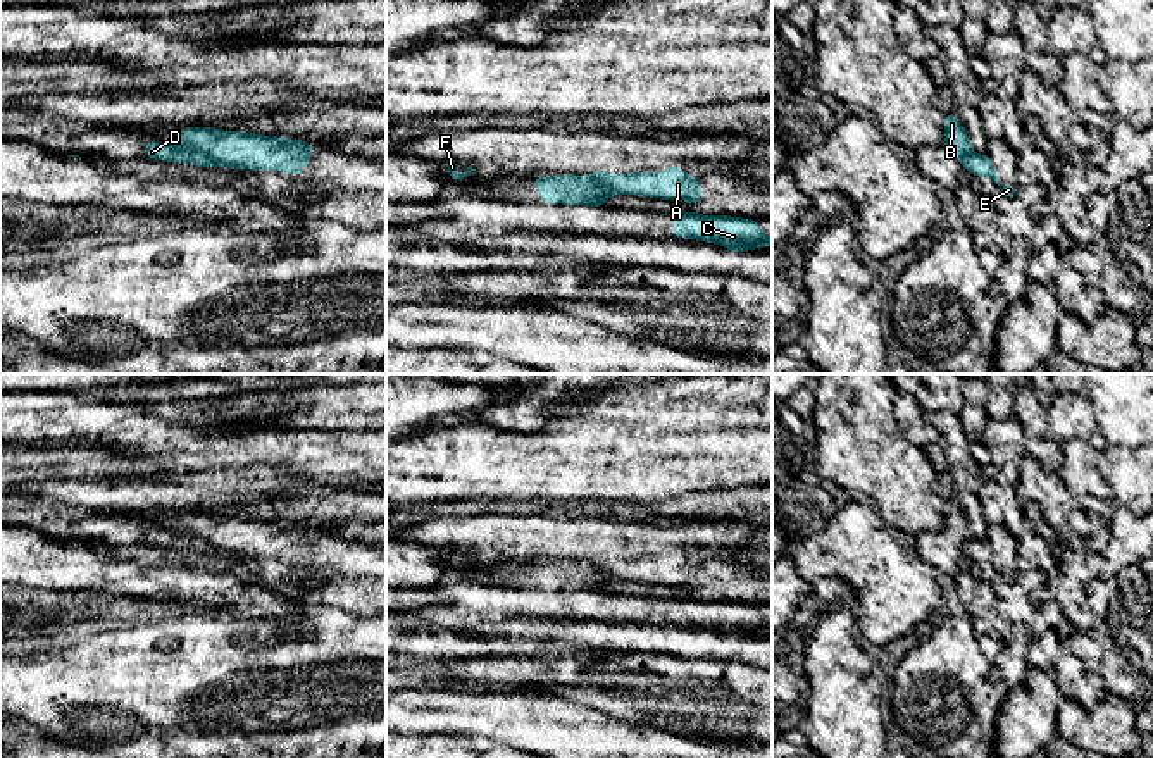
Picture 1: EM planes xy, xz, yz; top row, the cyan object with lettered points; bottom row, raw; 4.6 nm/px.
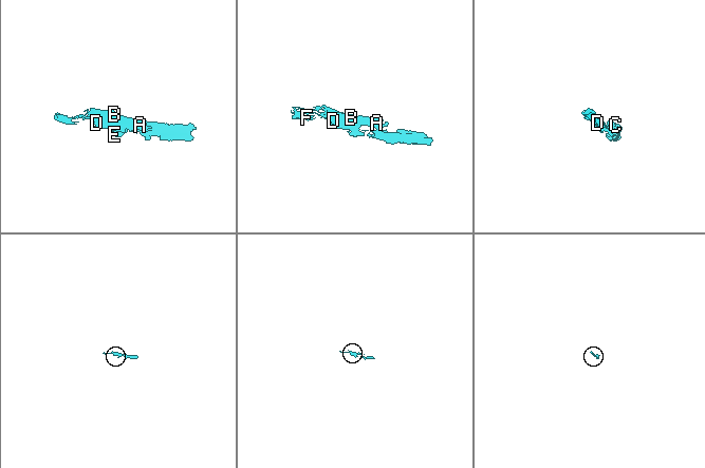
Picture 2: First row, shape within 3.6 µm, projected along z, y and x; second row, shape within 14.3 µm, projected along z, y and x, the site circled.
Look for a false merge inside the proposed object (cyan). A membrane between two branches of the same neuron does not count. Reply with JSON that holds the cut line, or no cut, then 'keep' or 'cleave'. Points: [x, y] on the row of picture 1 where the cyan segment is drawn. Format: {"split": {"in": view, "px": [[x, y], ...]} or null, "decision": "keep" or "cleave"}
{"split": {"in": "xy", "px": [[169, 145], [200, 150], [223, 166]]}, "decision": "cleave"}

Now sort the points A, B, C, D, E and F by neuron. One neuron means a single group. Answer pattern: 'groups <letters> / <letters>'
groups A B F / C D E

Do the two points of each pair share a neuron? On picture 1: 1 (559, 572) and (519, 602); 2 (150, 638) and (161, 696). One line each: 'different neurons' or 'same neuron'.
1: same neuron
2: same neuron

